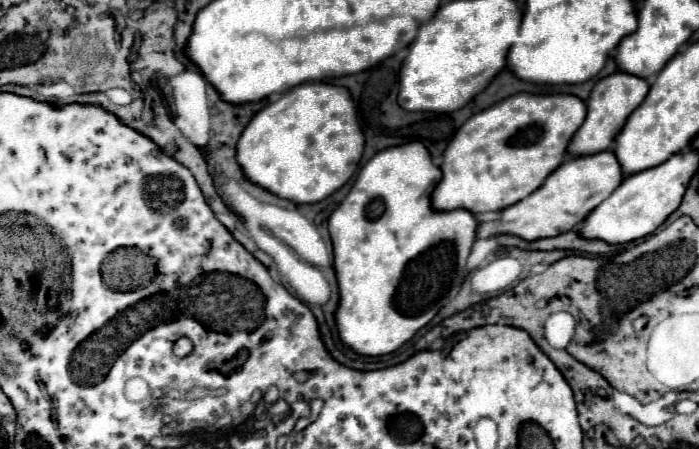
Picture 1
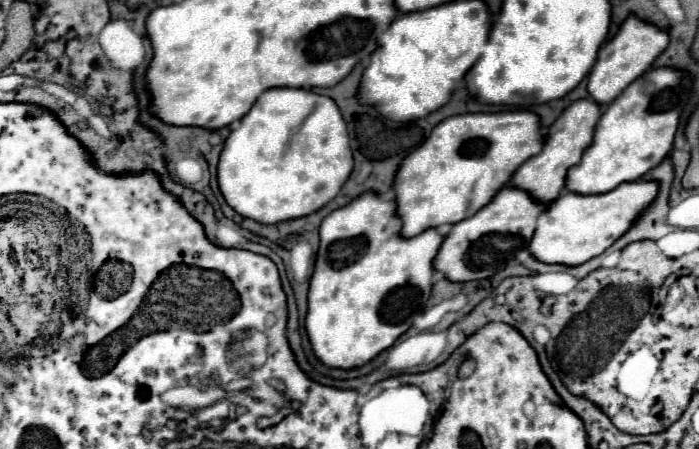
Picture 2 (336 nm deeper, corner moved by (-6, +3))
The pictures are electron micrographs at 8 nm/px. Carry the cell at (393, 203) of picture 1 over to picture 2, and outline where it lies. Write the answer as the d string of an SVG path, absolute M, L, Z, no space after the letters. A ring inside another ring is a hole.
M363 193L353 203L327 215L319 227L319 251L315 271L309 283L309 309L305 329L315 357L331 369L353 369L369 363L381 351L389 349L403 335L417 313L423 311L433 285L433 257L437 255L443 235L427 229L417 237L399 237L401 219L395 213L395 201L383 201L375 193Z

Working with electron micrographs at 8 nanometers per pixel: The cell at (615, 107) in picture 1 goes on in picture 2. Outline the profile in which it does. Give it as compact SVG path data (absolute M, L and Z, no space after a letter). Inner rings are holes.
M581 99L581 101L571 103L549 127L541 153L527 159L513 173L513 177L511 177L513 187L527 189L527 193L531 193L531 197L535 197L535 201L539 201L539 203L551 203L555 197L559 197L565 189L567 169L577 165L579 157L583 155L583 149L587 149L587 145L591 145L591 133L595 131L599 113L601 113L601 107L595 105L593 99Z

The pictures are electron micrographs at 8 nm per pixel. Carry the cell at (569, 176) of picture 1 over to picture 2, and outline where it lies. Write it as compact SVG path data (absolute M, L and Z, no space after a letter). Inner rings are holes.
M505 185L499 193L473 217L467 217L451 227L445 235L439 253L435 255L433 269L443 273L453 283L481 281L497 273L497 259L507 259L519 249L525 249L533 237L537 217L547 209L545 203L537 203L527 191L513 185Z

